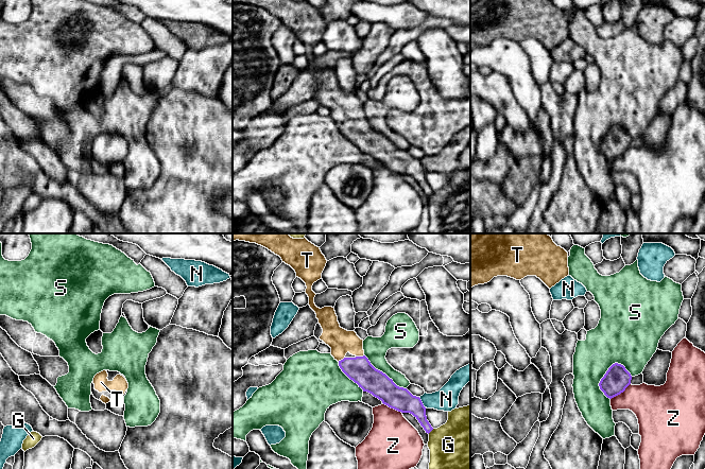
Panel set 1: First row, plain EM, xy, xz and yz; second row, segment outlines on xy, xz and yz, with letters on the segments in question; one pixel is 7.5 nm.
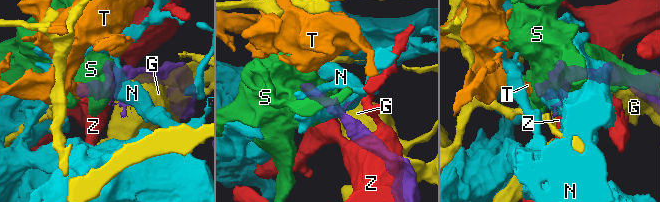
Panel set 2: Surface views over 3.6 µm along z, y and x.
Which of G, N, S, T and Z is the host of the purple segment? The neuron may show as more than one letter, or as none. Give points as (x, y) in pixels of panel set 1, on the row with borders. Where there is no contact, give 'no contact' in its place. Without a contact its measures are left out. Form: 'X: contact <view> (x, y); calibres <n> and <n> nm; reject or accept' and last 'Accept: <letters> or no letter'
G: contact xz (430, 431); calibres 140 and 380 nm; reject
N: contact xz (422, 402); calibres 180 and 180 nm; reject
S: contact yz (601, 380); calibres 190 and 300 nm; reject
T: contact xz (359, 357); calibres 200 and 190 nm; accept
Z: contact yz (620, 393); calibres 190 and 280 nm; reject
Accept: T

